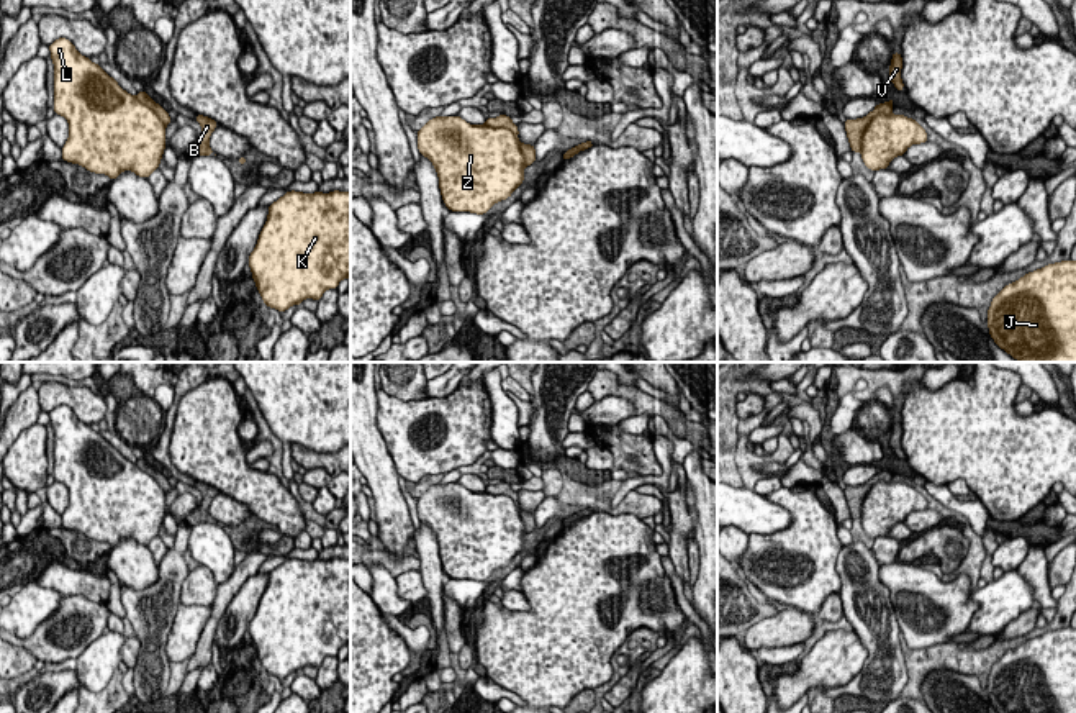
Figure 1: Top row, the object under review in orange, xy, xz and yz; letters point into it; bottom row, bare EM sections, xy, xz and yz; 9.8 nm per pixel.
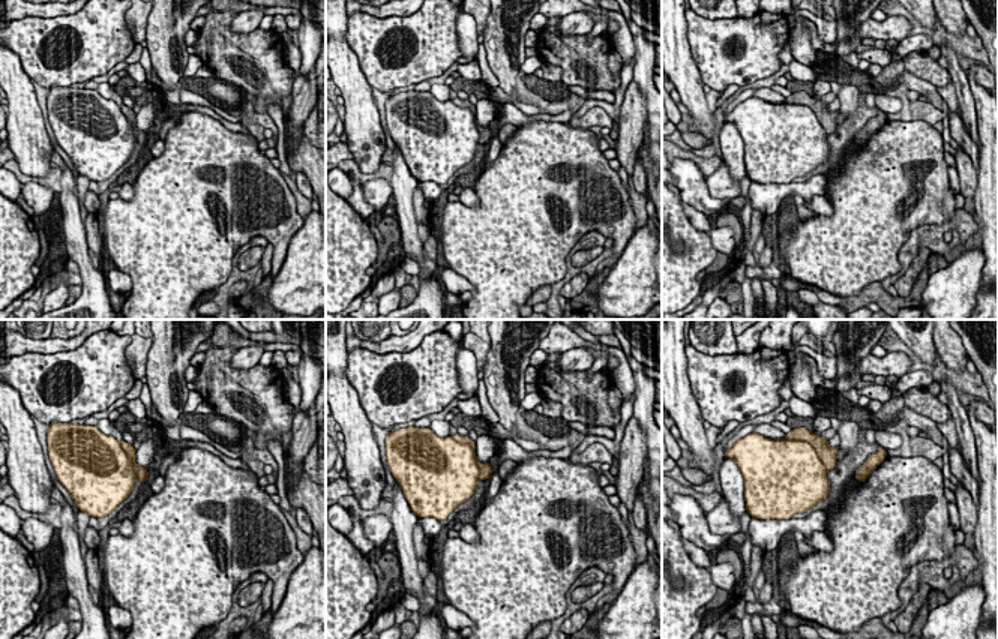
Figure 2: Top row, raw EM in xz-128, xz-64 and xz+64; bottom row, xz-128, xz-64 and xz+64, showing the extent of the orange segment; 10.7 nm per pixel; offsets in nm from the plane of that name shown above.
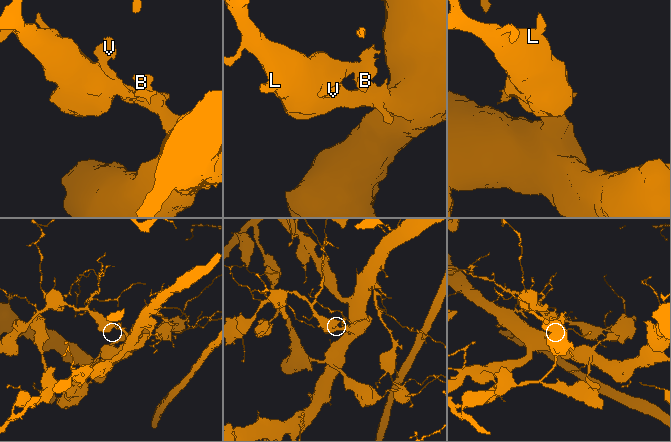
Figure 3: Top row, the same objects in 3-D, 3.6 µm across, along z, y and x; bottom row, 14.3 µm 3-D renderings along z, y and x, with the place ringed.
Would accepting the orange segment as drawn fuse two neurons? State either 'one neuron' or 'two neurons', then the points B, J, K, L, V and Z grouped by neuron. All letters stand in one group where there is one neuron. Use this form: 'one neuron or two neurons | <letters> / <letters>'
two neurons | B V / J K L Z

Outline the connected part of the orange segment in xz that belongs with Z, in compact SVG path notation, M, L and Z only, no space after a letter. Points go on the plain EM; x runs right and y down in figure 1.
M460 484L431 485L418 500L418 516L436 534L444 572L450 579L485 582L524 549L524 523L518 503L506 495L470 492Z

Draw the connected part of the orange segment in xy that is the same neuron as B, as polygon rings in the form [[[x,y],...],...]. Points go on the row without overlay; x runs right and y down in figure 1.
[[[195,482],[195,487],[201,492],[201,505],[197,508],[197,513],[192,515],[190,525],[215,521],[208,508],[218,490],[203,482]]]

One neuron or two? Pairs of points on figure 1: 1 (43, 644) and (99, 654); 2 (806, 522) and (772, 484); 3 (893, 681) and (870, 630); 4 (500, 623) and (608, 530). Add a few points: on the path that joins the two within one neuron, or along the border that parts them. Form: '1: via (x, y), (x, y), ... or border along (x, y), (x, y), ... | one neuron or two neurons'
1: border along (103, 633), (76, 658) | two neurons
2: border along (780, 485), (765, 495) | two neurons
3: via (885, 667), (881, 643) | one neuron
4: via (529, 620), (590, 559) | one neuron

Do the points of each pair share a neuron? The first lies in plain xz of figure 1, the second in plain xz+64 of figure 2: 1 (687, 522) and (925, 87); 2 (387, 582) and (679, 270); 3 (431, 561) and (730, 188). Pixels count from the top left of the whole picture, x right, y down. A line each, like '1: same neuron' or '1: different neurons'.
1: different neurons
2: different neurons
3: different neurons

